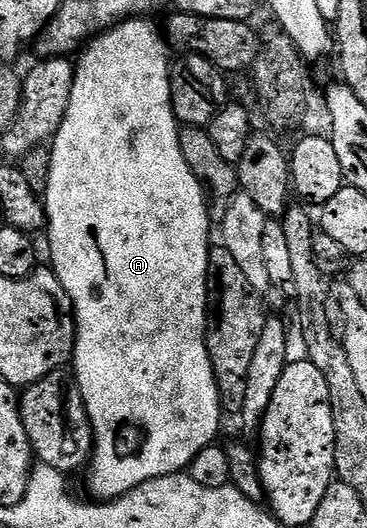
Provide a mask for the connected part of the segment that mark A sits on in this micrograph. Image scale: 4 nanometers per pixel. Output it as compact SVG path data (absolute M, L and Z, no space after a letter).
M150 18L126 20L125 23L118 24L117 27L111 28L110 31L102 33L97 40L93 41L93 43L77 57L76 67L74 69L72 102L68 102L68 114L64 118L60 130L54 136L52 141L52 147L54 147L54 149L50 152L50 177L46 180L46 192L44 188L46 223L48 225L48 233L50 232L51 262L49 261L49 263L52 265L52 271L60 278L60 286L64 286L64 290L70 299L70 304L74 307L74 326L76 331L74 333L72 371L75 380L78 382L78 389L82 392L82 397L84 398L86 409L88 410L90 425L94 431L94 451L88 465L91 492L89 495L98 502L105 502L128 494L133 488L140 486L144 482L148 482L152 478L185 473L190 467L192 458L196 458L196 454L200 454L200 450L211 447L211 445L217 441L214 439L218 436L218 427L222 424L222 416L224 417L222 399L218 393L218 383L214 377L212 362L210 361L210 355L208 354L208 346L206 345L206 275L210 269L210 249L212 247L212 241L210 241L210 227L212 227L212 221L210 219L210 209L208 207L208 196L204 191L202 184L192 174L188 162L184 162L184 154L180 150L180 138L178 137L180 125L177 118L174 116L172 94L170 93L170 69L172 67L172 60L171 57L166 57L168 45L164 39L163 33L160 31L159 25L157 28L157 26L153 24L154 22L155 21Z

